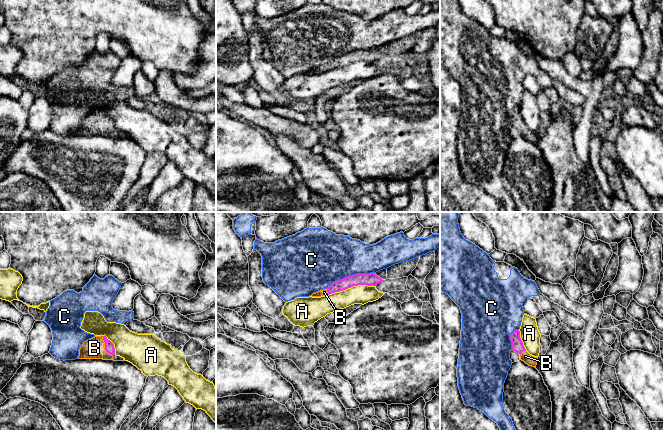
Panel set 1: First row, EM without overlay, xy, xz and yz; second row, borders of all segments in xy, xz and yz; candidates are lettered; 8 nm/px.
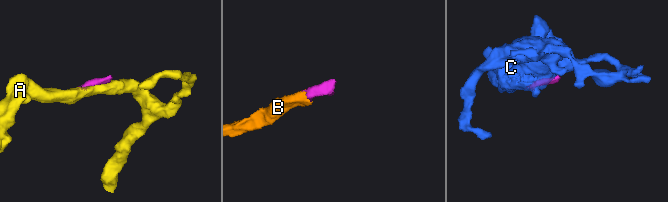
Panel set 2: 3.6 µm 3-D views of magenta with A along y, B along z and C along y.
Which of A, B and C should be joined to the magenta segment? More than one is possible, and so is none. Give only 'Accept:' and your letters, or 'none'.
Accept: B

